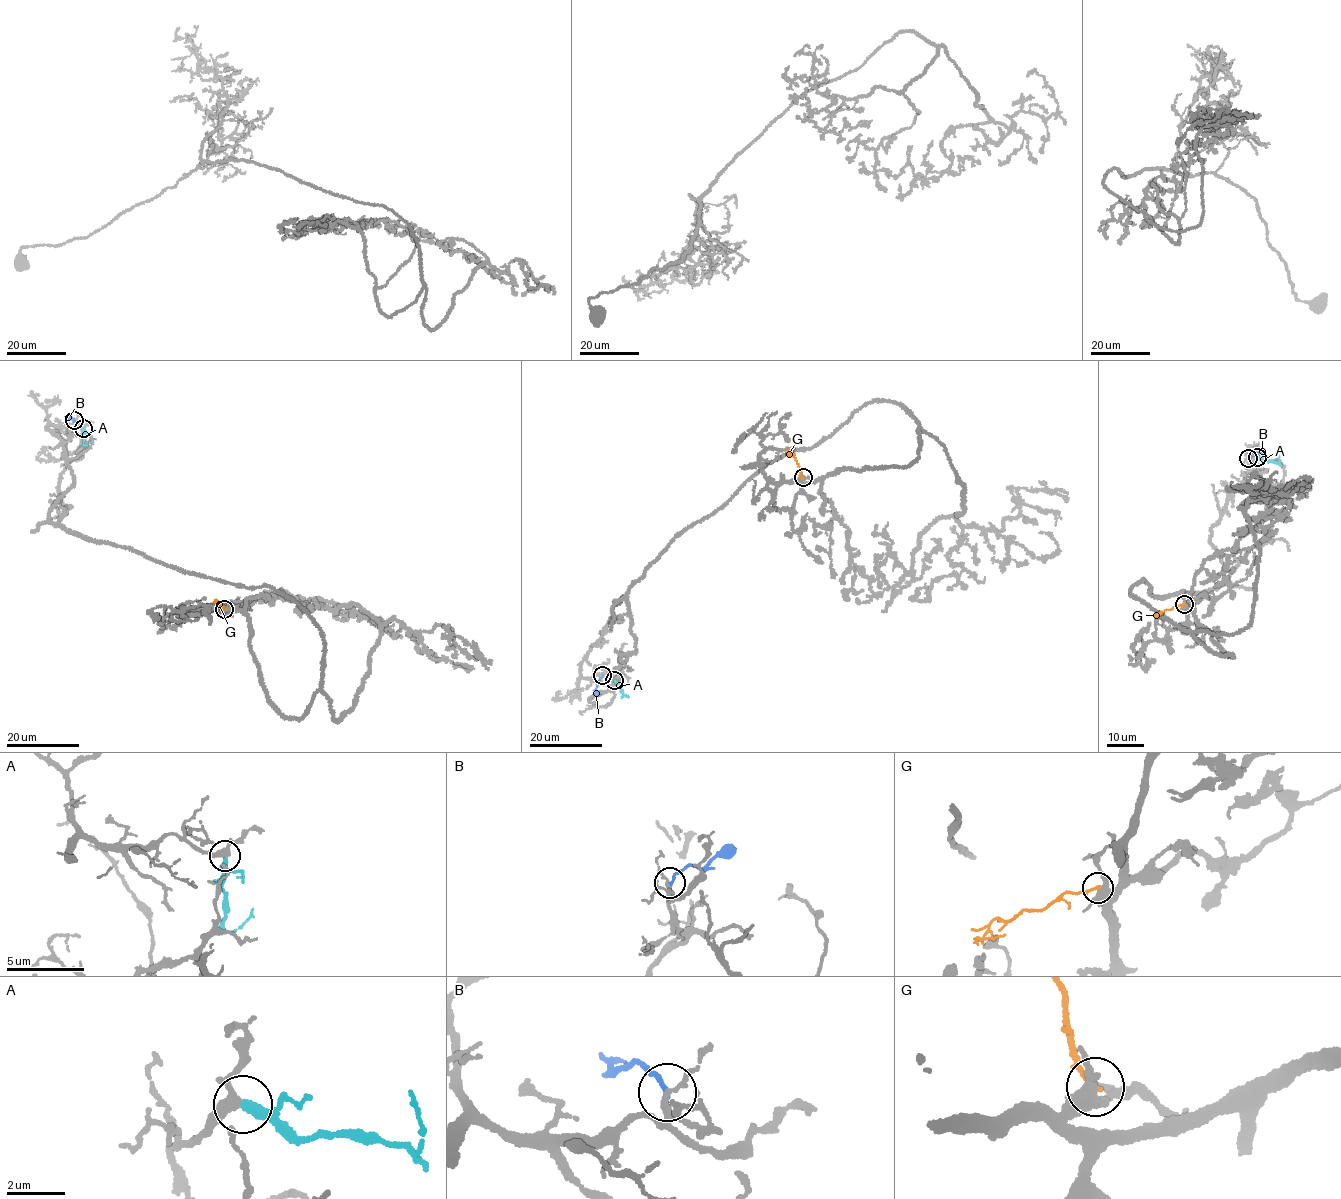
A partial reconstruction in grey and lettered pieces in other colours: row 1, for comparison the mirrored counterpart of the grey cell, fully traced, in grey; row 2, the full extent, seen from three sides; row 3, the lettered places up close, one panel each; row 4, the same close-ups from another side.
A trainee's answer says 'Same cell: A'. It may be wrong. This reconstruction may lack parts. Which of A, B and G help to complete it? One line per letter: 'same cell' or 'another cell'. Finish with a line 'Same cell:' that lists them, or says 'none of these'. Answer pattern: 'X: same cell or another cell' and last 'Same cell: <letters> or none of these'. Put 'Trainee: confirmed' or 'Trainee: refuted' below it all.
A: same cell
B: another cell
G: another cell
Same cell: A
Trainee: confirmed

